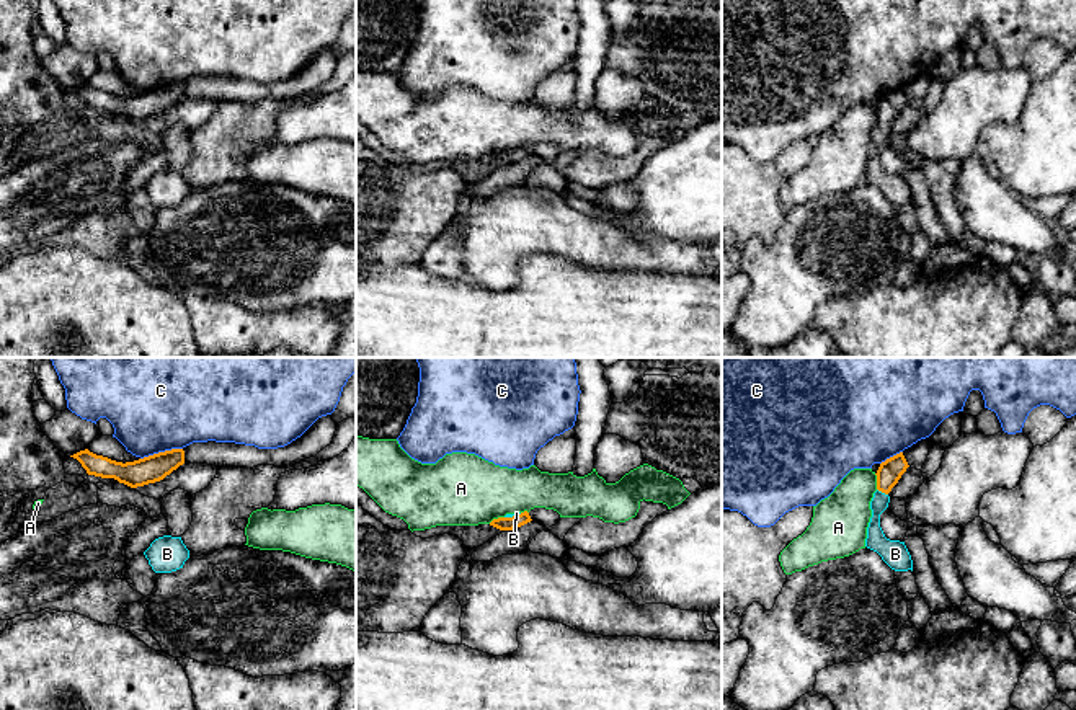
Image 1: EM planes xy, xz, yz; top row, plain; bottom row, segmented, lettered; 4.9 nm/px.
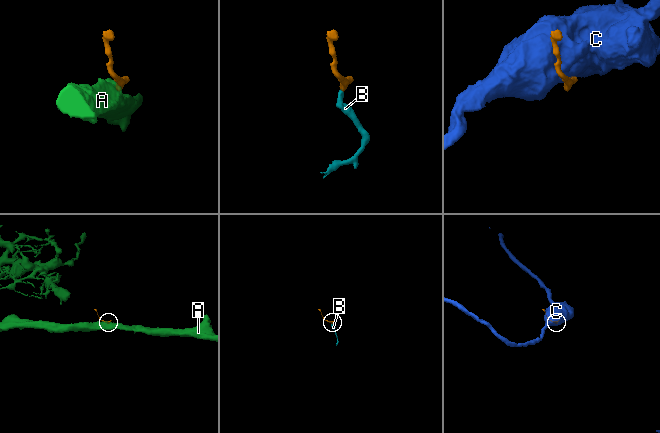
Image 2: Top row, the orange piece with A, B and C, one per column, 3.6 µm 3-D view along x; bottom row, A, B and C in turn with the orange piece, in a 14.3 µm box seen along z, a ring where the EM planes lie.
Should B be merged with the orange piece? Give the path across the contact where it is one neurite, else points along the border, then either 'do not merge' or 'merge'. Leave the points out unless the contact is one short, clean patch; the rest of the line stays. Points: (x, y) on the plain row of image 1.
runs through yz (890, 105), (882, 126), (875, 146), (875, 175); merge

